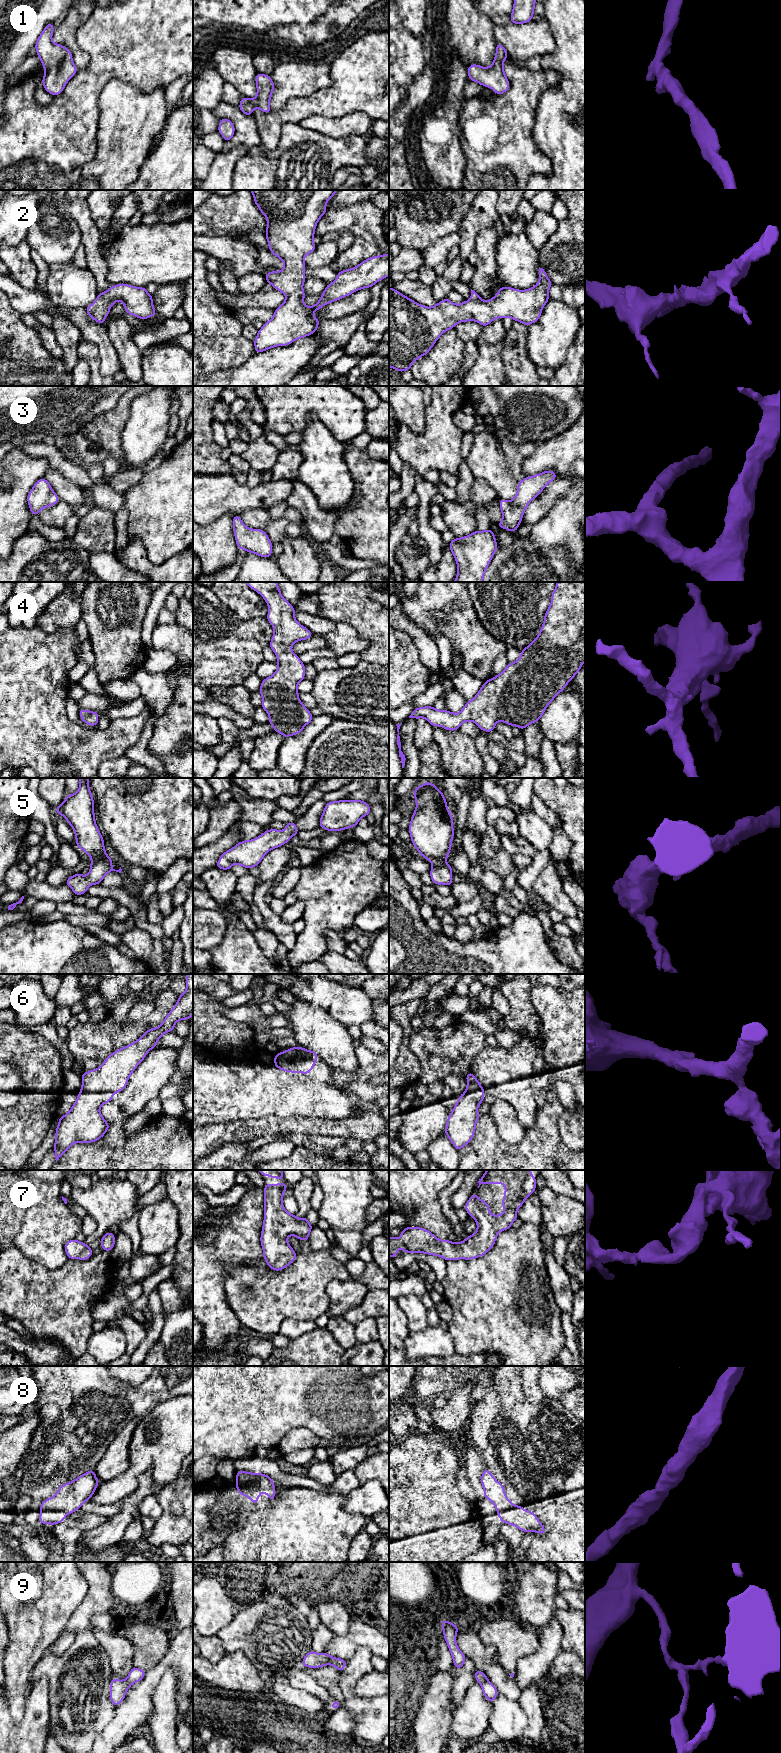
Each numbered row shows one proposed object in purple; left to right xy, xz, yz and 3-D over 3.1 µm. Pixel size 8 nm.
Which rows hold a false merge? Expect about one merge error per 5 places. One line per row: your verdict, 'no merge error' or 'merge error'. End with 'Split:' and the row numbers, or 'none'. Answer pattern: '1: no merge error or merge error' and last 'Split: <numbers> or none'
1: no merge error
2: no merge error
3: no merge error
4: no merge error
5: no merge error
6: no merge error
7: no merge error
8: no merge error
9: merge error
Split: 9

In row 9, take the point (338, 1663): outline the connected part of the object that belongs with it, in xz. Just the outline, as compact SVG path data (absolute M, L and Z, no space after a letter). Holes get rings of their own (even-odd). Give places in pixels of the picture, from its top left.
M327 1654L327 1657L330 1659L330 1665L334 1666L338 1669L339 1672L342 1672L346 1666L347 1660L335 1658L331 1656L330 1654Z

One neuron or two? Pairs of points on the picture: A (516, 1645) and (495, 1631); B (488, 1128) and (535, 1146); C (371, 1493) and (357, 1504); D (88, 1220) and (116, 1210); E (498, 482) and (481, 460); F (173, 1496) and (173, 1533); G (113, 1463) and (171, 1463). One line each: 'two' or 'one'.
A: one
B: one
C: one
D: two
E: one
F: one
G: two

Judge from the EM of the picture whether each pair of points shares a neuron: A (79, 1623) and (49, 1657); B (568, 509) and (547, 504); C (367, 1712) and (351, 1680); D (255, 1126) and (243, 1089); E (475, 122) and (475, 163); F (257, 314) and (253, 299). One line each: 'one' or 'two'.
A: one
B: two
C: one
D: two
E: one
F: two

